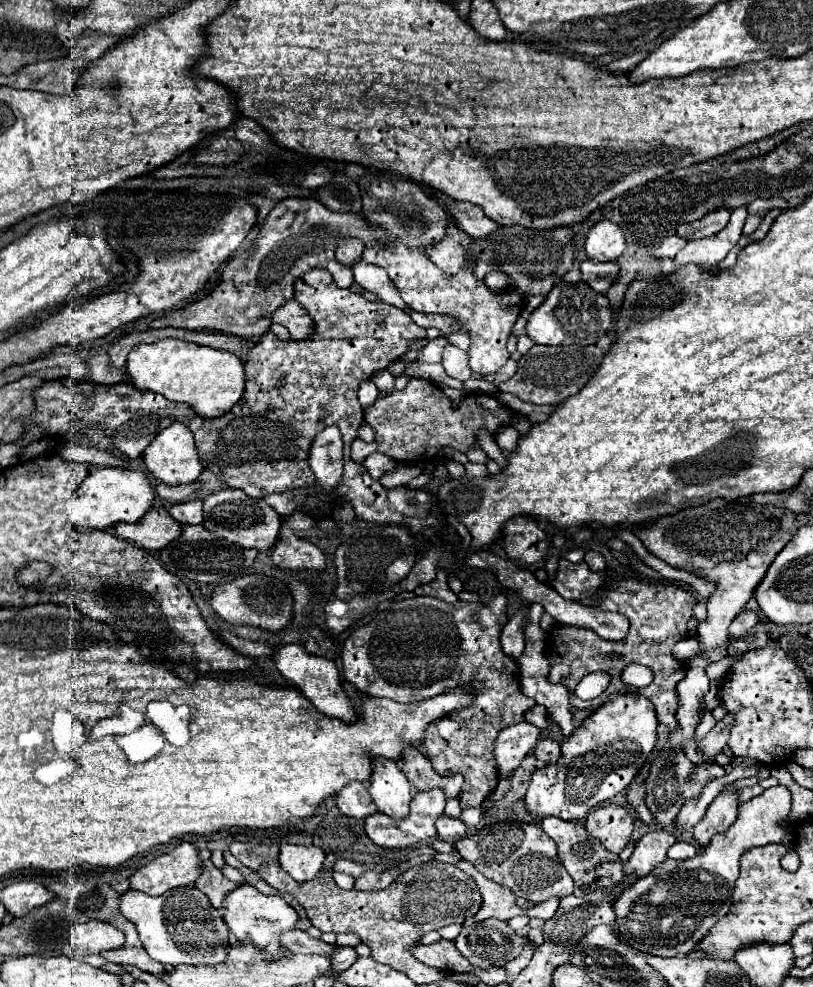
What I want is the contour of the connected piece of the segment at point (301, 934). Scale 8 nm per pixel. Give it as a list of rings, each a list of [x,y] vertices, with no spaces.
[[[290,929],[290,931],[280,933],[280,939],[278,941],[288,951],[292,951],[292,953],[304,953],[304,955],[318,953],[318,955],[330,957],[338,949],[338,947],[326,945],[322,939],[314,939],[306,931],[298,931],[298,929]]]

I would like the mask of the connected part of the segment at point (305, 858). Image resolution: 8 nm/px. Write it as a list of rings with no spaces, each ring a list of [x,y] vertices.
[[[284,843],[284,845],[280,845],[278,863],[292,875],[292,879],[308,881],[322,869],[324,857],[326,855],[320,847]]]

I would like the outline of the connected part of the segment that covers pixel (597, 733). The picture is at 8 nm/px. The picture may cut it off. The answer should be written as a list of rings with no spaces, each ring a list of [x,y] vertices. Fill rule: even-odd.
[[[640,693],[612,695],[604,705],[600,705],[592,715],[588,715],[568,739],[560,743],[562,755],[556,763],[548,763],[546,767],[532,773],[532,781],[526,791],[528,811],[536,813],[538,819],[554,815],[566,821],[584,821],[588,811],[592,811],[598,803],[612,799],[614,795],[628,789],[634,775],[638,775],[638,771],[642,769],[642,765],[648,761],[650,753],[654,751],[656,741],[658,741],[658,719],[656,719],[652,701]]]

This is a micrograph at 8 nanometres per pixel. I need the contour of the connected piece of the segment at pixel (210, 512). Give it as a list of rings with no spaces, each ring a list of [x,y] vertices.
[[[222,489],[204,499],[204,523],[208,531],[228,539],[230,543],[238,543],[246,549],[254,547],[258,551],[268,551],[274,547],[278,539],[278,531],[282,525],[282,515],[276,513],[264,499],[248,497],[242,489]]]

